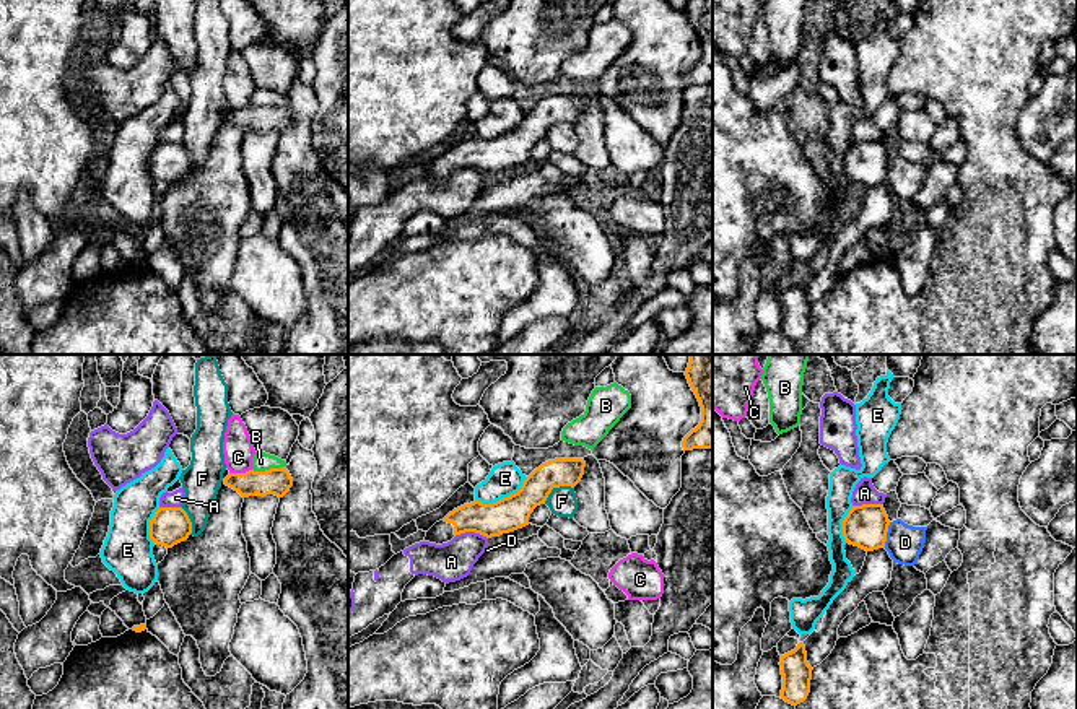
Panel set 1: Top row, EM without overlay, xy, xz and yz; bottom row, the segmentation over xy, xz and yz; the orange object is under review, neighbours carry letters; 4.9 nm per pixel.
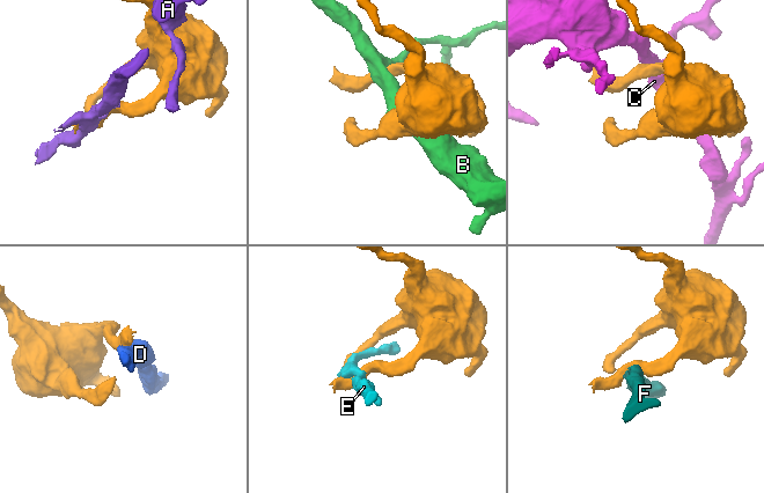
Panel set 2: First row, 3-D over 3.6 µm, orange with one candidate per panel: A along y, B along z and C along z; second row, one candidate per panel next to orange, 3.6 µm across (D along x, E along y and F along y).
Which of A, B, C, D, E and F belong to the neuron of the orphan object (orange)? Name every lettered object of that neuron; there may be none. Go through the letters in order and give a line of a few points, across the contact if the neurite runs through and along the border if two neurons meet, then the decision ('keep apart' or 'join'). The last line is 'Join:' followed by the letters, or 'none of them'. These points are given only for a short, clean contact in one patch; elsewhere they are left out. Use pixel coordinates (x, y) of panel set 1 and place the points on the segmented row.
A: keep apart
B: keep apart
C: xy (251, 469), (241, 474), (230, 474) | keep apart
D: yz (890, 522), (884, 547) | keep apart
E: xz (526, 477), (523, 485), (506, 496), (492, 503), (475, 500) | keep apart
F: xz (573, 487), (555, 487), (544, 501) | keep apart
Join: none of them

